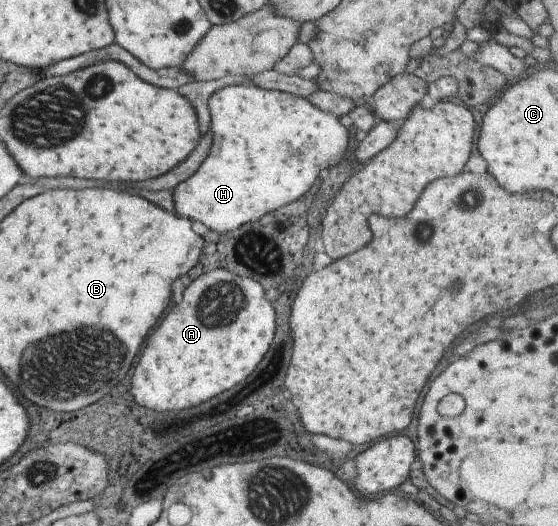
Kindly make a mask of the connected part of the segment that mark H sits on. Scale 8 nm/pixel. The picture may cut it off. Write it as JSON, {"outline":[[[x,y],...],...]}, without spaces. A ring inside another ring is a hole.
{"outline":[[[247,83],[231,84],[214,91],[207,100],[207,107],[212,137],[209,149],[199,167],[171,191],[175,213],[203,223],[209,231],[233,231],[243,223],[251,223],[265,213],[299,199],[317,179],[321,169],[343,159],[347,129],[339,124],[339,118],[313,107],[305,98]]]}

